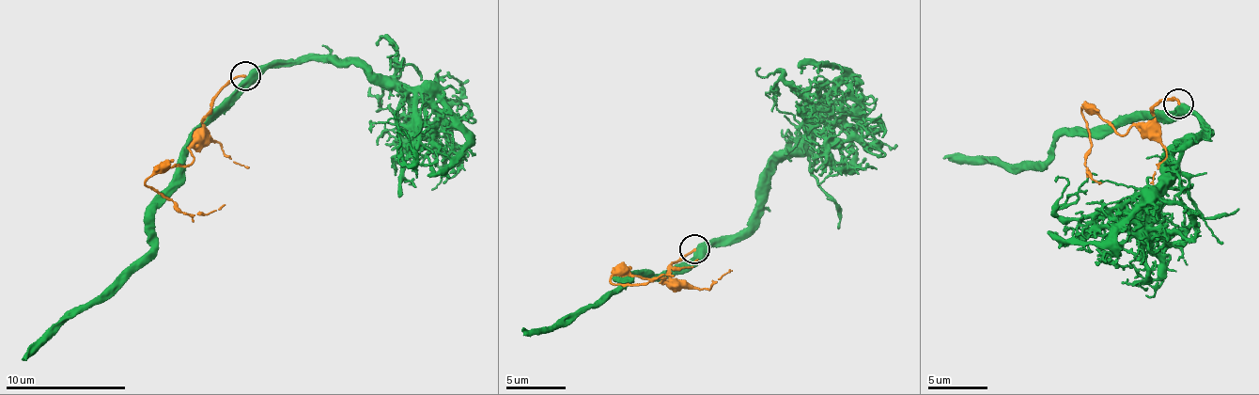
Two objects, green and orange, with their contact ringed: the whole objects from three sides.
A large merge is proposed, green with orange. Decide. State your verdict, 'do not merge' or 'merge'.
do not merge

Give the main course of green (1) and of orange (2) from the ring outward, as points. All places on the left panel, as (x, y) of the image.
1: (245, 77), (211, 108), (180, 150), (146, 254), (118, 274), (104, 292), (47, 327), (23, 357)
2: (244, 76), (226, 79), (219, 89), (196, 134), (192, 161), (155, 172), (145, 182), (193, 215), (225, 203)

